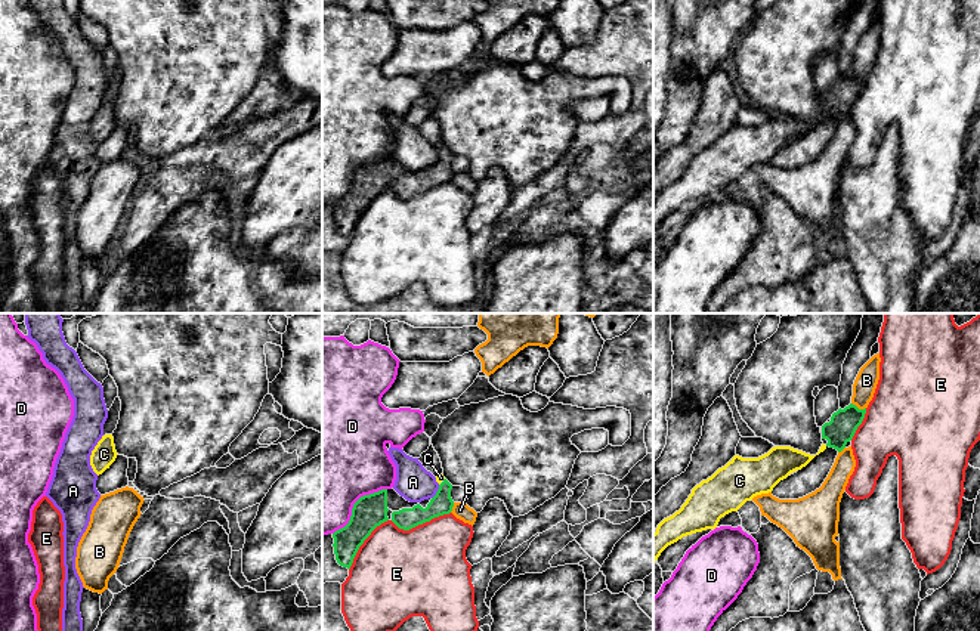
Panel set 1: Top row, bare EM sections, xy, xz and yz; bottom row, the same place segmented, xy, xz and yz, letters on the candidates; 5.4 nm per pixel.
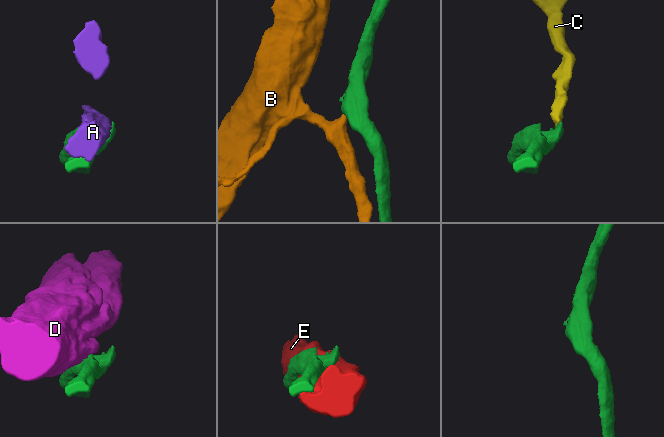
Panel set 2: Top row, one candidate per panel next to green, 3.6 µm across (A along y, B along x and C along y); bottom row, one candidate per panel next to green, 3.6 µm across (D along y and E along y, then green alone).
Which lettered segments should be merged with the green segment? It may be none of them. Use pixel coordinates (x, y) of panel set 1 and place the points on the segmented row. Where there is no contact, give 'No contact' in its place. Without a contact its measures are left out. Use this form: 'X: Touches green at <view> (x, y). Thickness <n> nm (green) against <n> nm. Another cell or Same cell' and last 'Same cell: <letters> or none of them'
A: Touches green at xz (436, 492). Thickness 120 nm (green) against 190 nm. Another cell
B: Touches green at yz (858, 408). Thickness 150 nm (green) against 120 nm. Another cell
C: No contact. Same cell
D: Touches green at xz (354, 504). Thickness 180 nm (green) against 500 nm. Another cell
E: Touches green at xz (420, 523). Thickness 120 nm (green) against 460 nm. Another cell
Same cell: C

